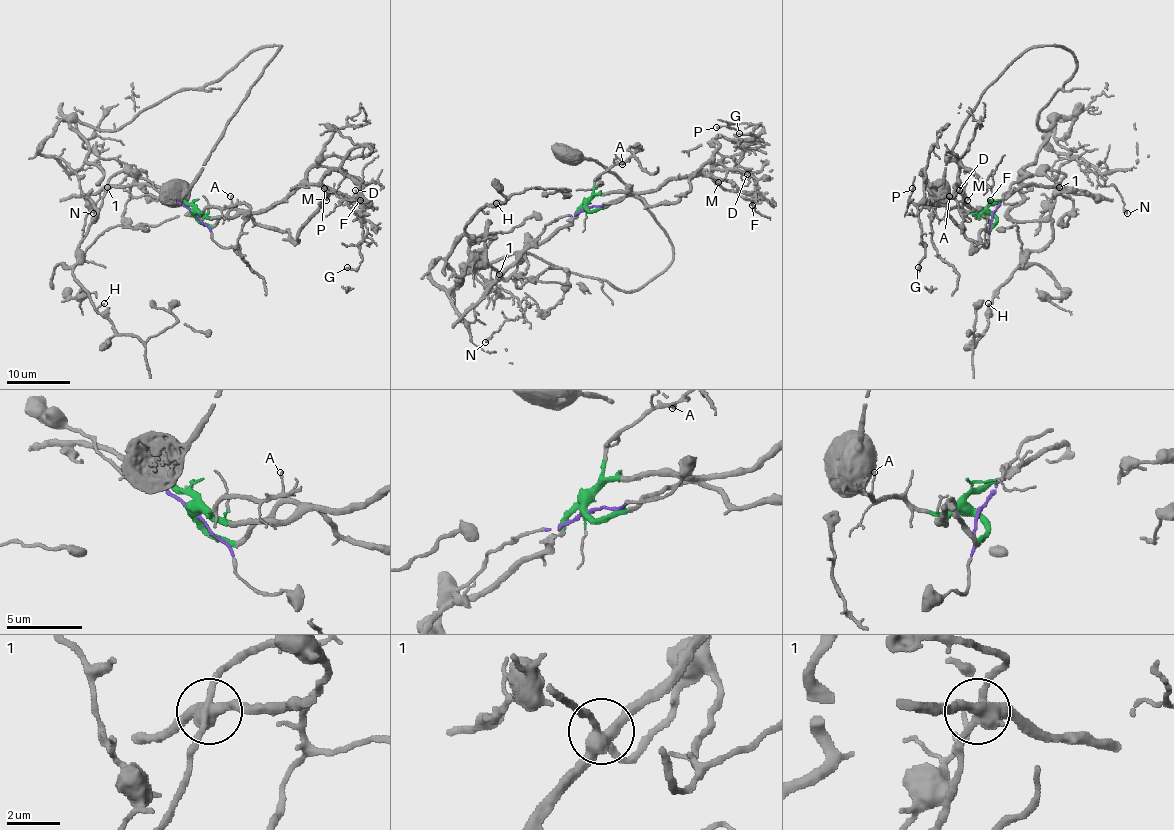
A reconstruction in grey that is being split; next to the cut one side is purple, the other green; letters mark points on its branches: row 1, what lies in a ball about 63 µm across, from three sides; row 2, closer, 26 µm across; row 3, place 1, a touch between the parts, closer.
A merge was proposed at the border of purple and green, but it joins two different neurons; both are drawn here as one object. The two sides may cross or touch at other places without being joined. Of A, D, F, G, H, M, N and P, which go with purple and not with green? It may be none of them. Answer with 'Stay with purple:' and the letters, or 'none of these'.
Stay with purple: H, N

